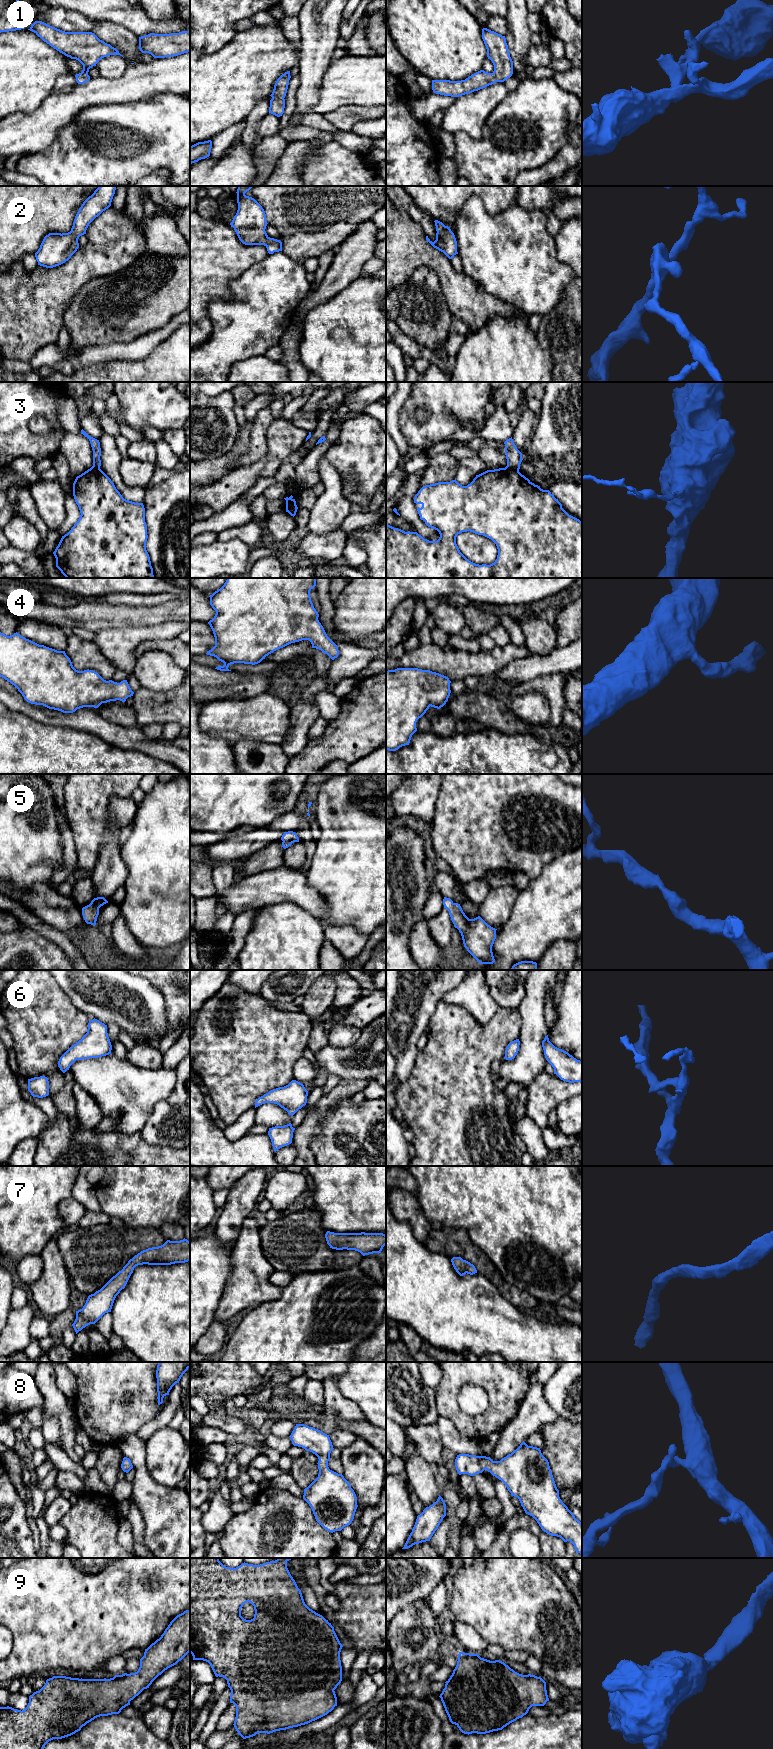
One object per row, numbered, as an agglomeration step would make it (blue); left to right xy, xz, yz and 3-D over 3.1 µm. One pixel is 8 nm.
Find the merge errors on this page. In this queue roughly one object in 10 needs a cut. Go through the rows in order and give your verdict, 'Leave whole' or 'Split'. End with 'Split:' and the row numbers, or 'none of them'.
1: Leave whole
2: Leave whole
3: Split
4: Leave whole
5: Leave whole
6: Leave whole
7: Leave whole
8: Leave whole
9: Leave whole
Split: 3

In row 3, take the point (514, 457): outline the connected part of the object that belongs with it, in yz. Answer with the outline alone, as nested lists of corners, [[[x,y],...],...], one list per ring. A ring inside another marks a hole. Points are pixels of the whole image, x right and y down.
[[[511,438],[507,439],[505,442],[505,455],[507,459],[507,468],[518,470],[520,469],[520,464],[522,462],[522,453],[517,449],[514,441]]]

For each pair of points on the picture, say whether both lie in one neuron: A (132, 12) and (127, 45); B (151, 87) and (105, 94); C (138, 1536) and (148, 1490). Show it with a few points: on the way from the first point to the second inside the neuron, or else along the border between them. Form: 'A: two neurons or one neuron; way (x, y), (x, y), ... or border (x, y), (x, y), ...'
A: two neurons; border (108, 20), (123, 25), (138, 37)
B: one neuron; way (140, 87), (129, 87), (116, 91)
C: two neurons; border (130, 1497), (143, 1520), (144, 1540)

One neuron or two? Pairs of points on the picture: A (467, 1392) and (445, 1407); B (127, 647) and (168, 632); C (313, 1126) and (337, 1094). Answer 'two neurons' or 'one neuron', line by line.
A: two neurons
B: one neuron
C: one neuron

